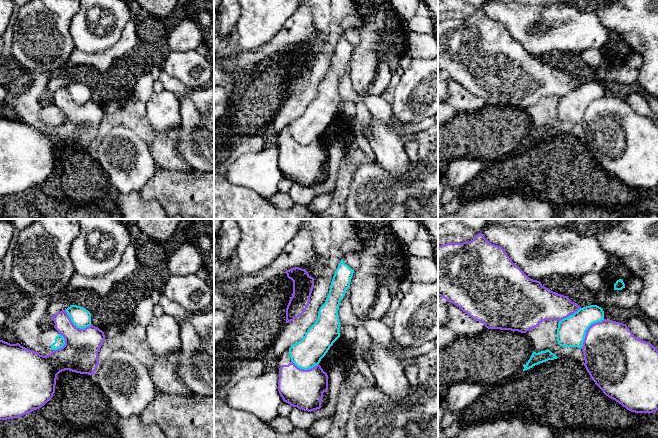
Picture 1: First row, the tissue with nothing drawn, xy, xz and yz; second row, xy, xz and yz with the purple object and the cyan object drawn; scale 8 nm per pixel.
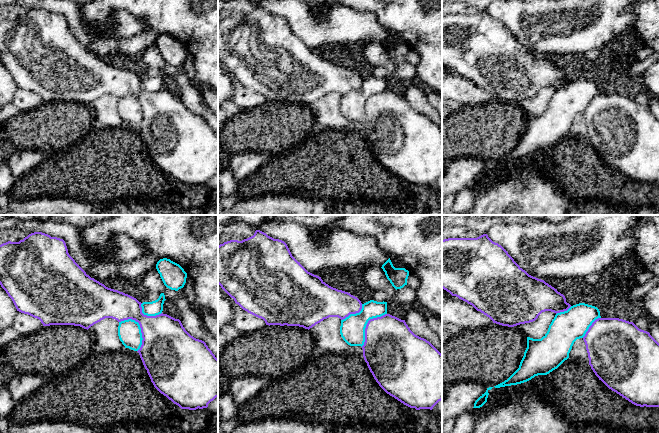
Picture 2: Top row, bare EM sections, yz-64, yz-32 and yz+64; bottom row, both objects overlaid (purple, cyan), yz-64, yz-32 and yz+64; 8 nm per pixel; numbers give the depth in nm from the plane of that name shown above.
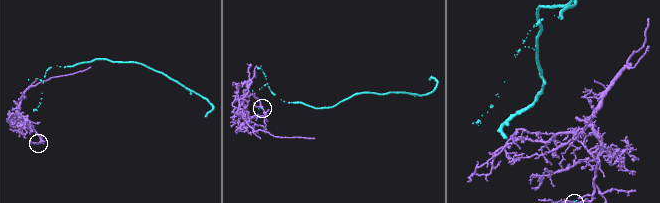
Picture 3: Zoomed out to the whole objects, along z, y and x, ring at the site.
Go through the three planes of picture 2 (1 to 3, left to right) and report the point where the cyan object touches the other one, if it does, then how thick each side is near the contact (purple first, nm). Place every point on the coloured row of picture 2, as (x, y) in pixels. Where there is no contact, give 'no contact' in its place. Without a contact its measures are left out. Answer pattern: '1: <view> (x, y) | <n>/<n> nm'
1: yz-64 (140, 327) | 380/190 nm
2: yz-32 (366, 325) | 400/200 nm
3: yz+64 (590, 326) | 440/260 nm

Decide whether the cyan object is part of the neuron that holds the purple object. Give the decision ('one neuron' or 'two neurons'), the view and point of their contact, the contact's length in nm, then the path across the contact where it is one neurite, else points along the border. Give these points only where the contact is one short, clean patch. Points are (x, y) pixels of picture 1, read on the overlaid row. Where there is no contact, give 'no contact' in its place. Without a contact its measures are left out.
two neurons; meets purple in yz at (587, 330); contact 300 nm long

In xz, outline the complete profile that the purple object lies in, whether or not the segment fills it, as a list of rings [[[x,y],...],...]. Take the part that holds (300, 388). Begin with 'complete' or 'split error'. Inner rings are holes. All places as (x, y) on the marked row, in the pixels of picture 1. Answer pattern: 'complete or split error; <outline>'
split error; [[[289,349],[275,363],[279,367],[278,391],[284,402],[308,412],[322,407],[323,393],[328,391],[328,375],[319,364],[308,370],[298,368],[291,361]]]

